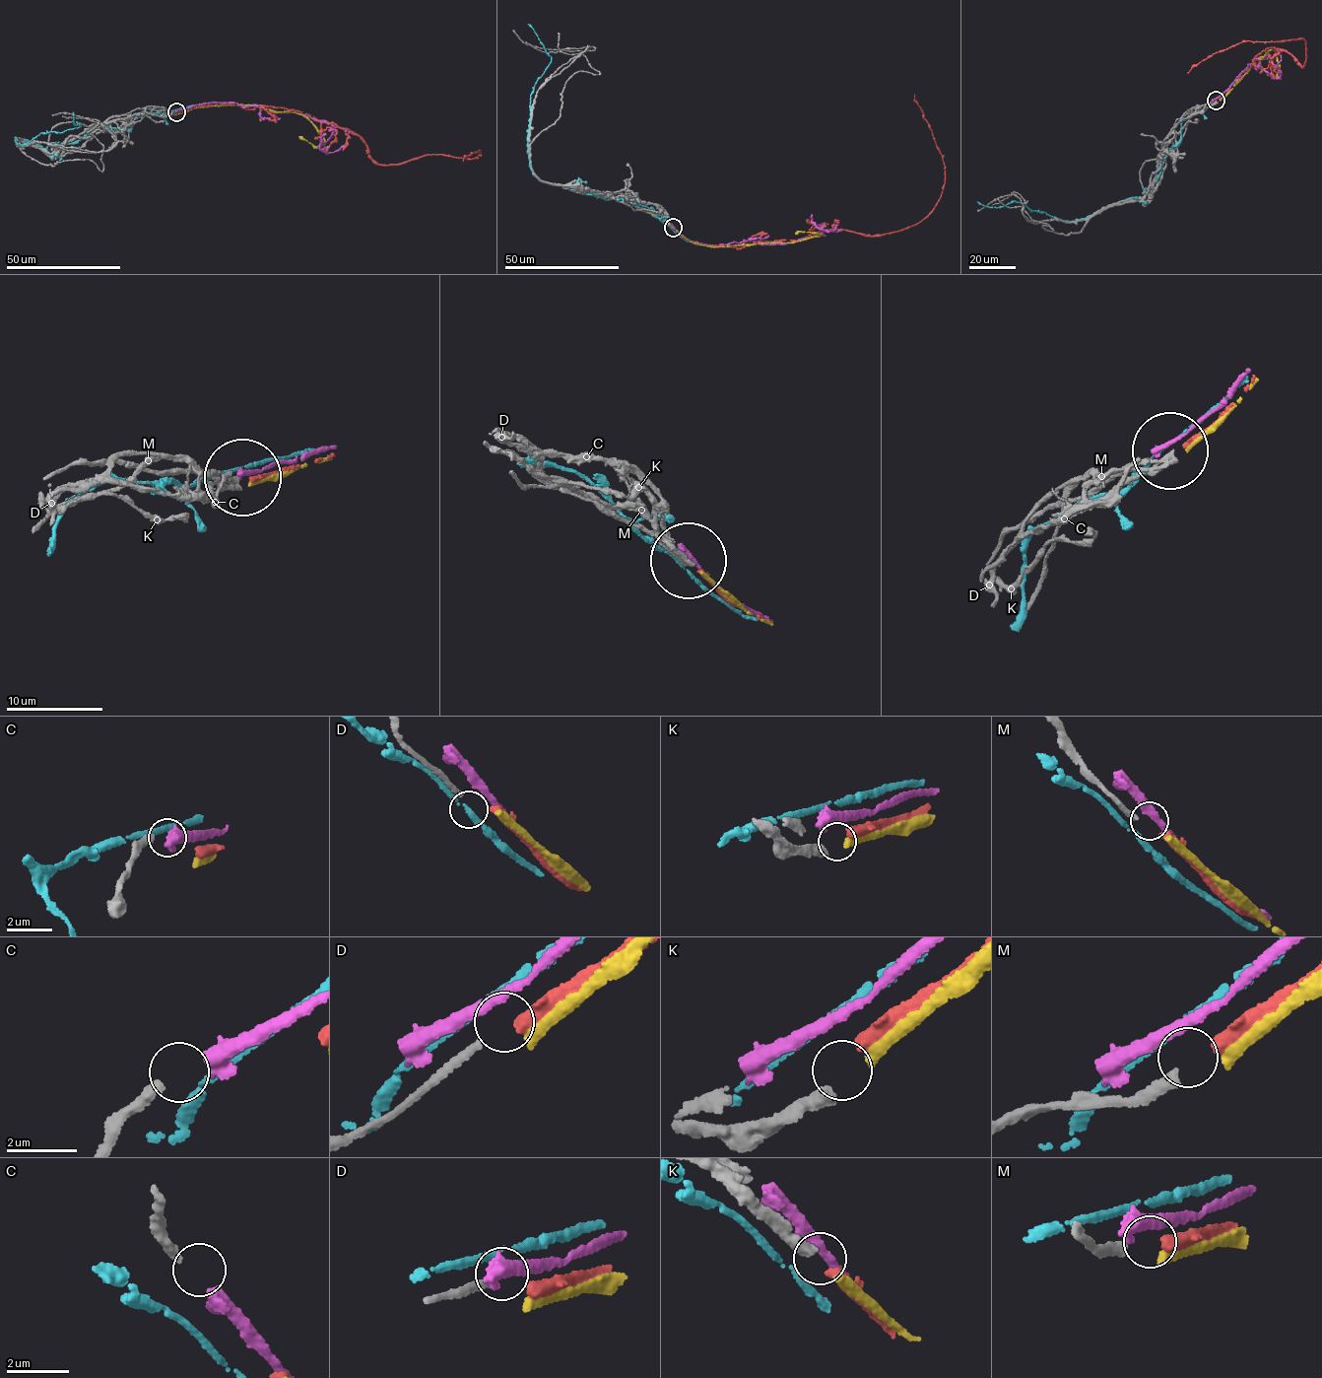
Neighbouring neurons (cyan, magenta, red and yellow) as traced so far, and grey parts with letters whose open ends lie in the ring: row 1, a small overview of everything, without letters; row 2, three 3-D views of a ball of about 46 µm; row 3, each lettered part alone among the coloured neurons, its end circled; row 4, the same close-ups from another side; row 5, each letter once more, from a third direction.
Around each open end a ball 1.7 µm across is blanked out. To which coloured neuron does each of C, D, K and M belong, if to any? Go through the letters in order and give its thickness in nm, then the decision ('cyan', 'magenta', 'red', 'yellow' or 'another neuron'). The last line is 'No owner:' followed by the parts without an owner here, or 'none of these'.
C: calibre 280 nm; magenta
D: calibre 190 nm; another neuron
K: calibre 400 nm; yellow
M: calibre 240 nm; red
No owner: D

